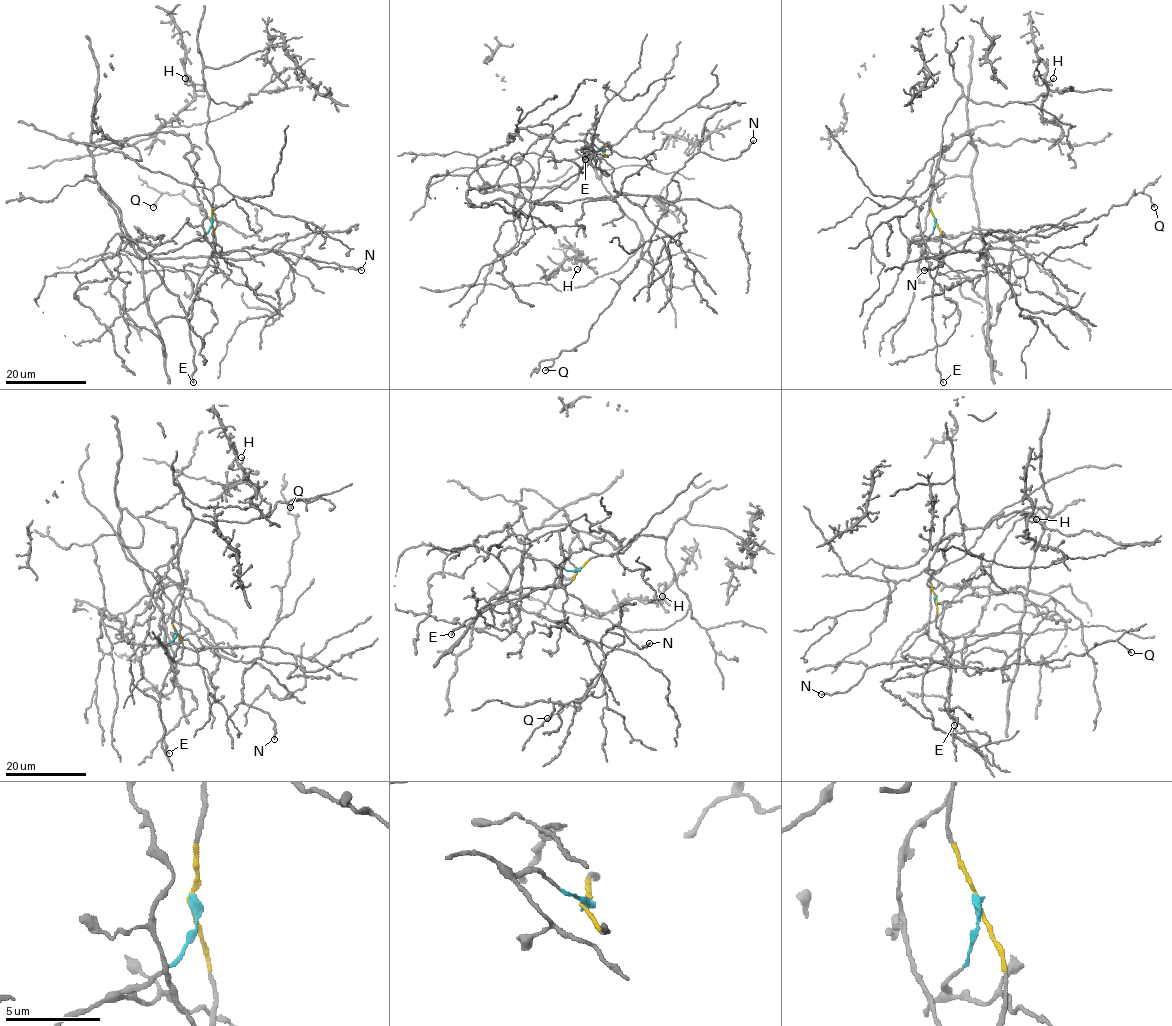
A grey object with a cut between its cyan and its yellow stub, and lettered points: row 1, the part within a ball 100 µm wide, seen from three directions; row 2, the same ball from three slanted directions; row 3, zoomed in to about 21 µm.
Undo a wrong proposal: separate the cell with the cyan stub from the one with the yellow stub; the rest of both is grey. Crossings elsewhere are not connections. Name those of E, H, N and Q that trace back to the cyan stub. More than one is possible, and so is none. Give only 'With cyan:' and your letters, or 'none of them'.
With cyan: N, Q

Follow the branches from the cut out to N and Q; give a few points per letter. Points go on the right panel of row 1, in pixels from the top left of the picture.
N: (935, 220), (922, 255), (975, 237), (988, 258), (962, 250), (924, 270)
Q: (935, 220), (922, 255), (975, 237), (978, 259), (963, 248), (973, 233), (1050, 236), (1134, 194), (1155, 207)

